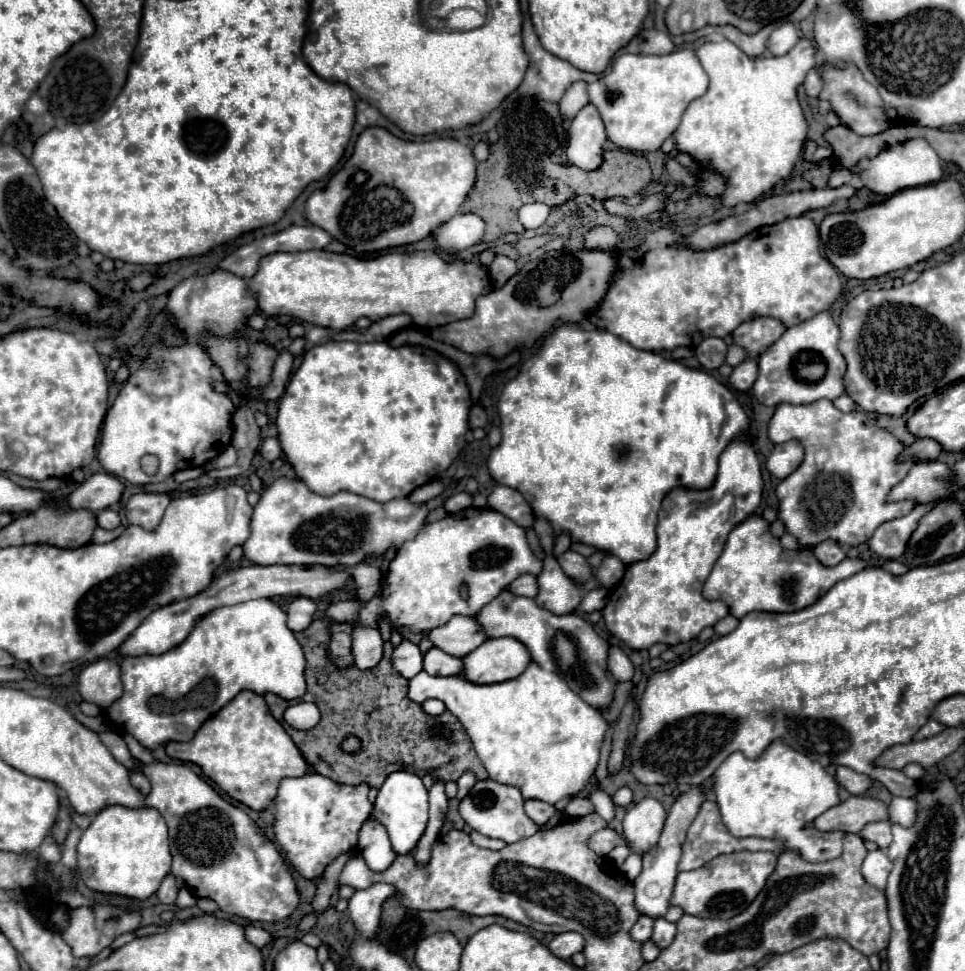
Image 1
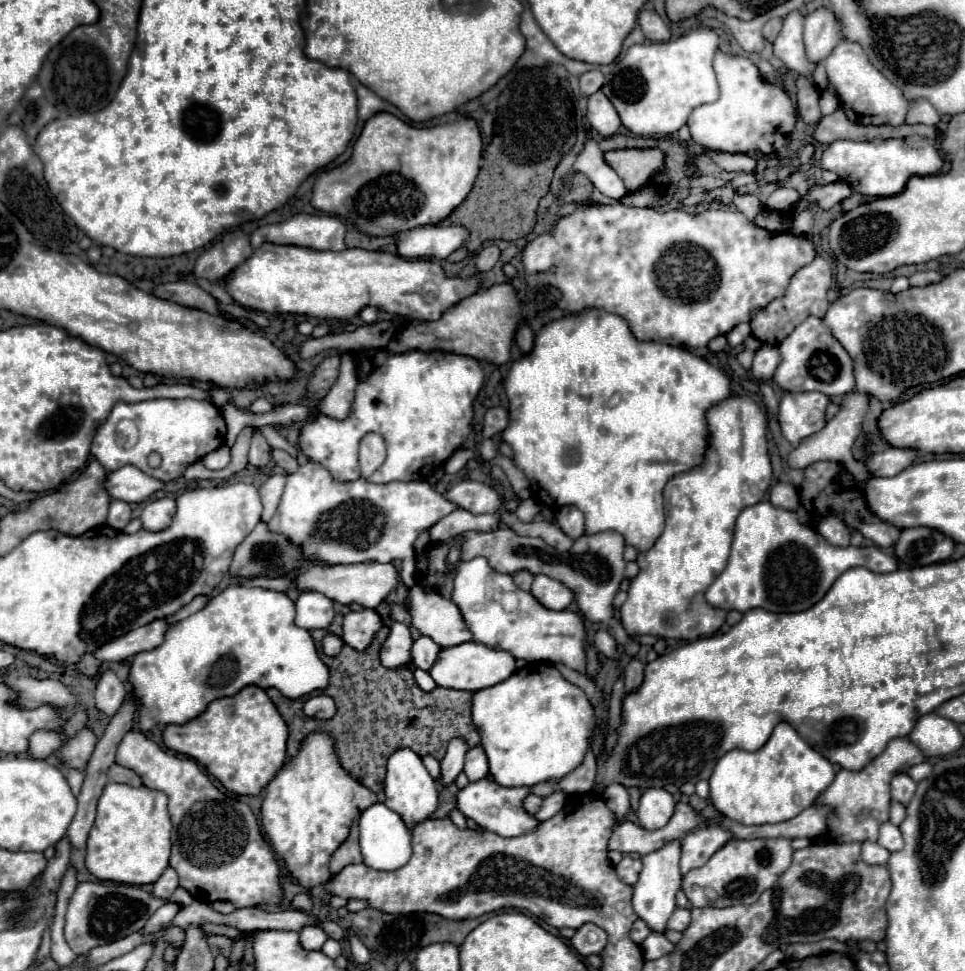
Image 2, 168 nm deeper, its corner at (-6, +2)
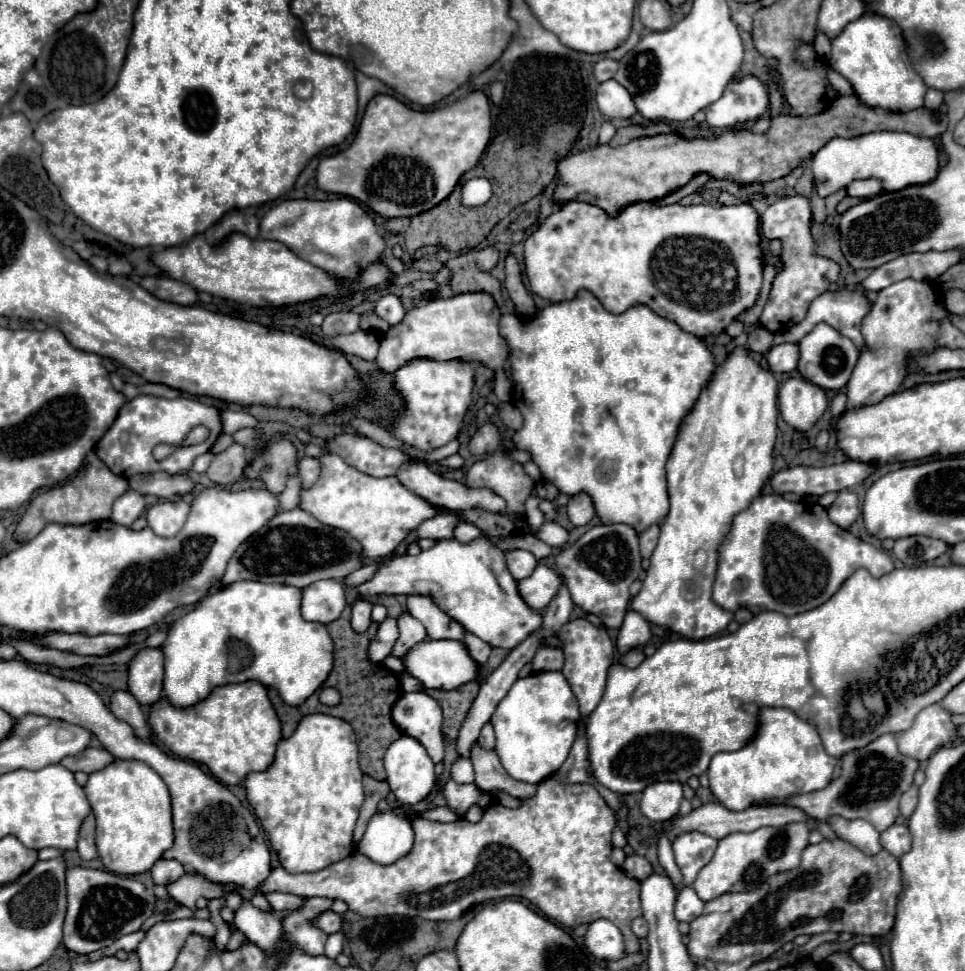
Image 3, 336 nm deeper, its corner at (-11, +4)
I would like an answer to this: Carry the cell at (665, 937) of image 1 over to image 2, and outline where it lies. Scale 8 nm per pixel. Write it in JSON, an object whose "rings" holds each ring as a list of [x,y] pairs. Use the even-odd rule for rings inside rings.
{"rings":[[[677,907],[675,913],[671,915],[669,923],[667,923],[667,929],[673,929],[673,931],[685,931],[687,925],[691,921],[691,911],[689,909],[683,909],[683,907]]]}

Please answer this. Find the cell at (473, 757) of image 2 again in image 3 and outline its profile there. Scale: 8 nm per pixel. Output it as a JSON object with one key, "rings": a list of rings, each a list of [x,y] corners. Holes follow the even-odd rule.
{"rings":[[[486,723],[484,729],[480,731],[478,743],[480,743],[482,749],[494,749],[494,733],[492,733],[492,725],[490,723]]]}

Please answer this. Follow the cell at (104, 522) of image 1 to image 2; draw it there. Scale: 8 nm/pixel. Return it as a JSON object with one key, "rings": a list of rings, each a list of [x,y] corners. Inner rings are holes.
{"rings":[[[113,499],[109,507],[109,515],[107,515],[107,525],[121,531],[129,521],[131,521],[131,507],[125,501]]]}

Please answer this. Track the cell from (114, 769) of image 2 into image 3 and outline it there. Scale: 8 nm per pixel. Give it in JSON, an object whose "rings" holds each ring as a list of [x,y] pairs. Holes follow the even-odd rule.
{"rings":[[[88,747],[84,749],[82,753],[78,755],[70,755],[70,757],[64,757],[60,763],[70,769],[70,771],[84,771],[84,773],[96,773],[96,771],[102,771],[104,767],[112,765],[116,759],[106,751],[106,749],[94,749],[94,747]]]}

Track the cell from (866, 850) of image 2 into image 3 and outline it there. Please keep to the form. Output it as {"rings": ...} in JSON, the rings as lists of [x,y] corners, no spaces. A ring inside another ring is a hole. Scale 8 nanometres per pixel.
{"rings":[[[832,817],[828,821],[828,825],[834,829],[836,837],[856,845],[862,853],[866,855],[876,855],[882,851],[880,845],[880,833],[874,829],[874,825],[870,825],[864,819],[844,819],[844,817]]]}

